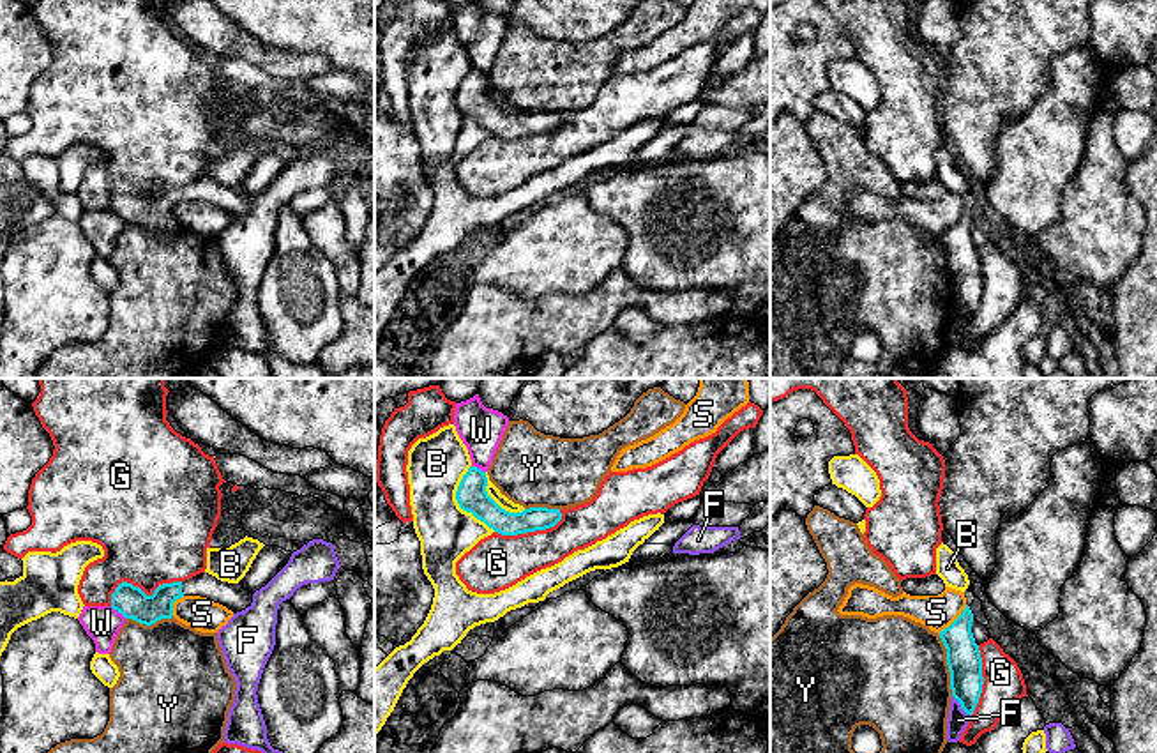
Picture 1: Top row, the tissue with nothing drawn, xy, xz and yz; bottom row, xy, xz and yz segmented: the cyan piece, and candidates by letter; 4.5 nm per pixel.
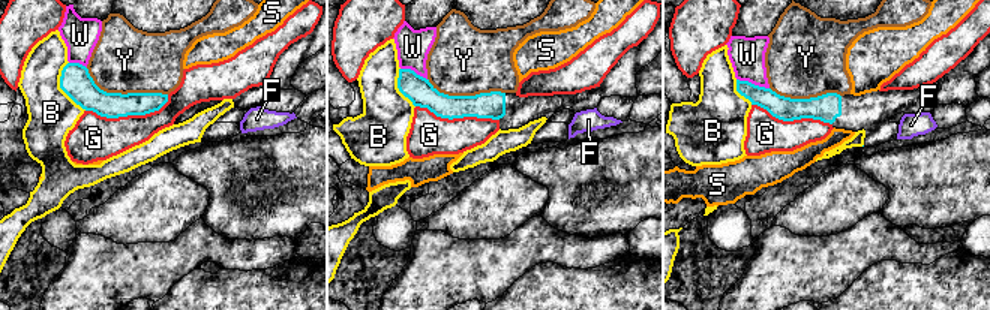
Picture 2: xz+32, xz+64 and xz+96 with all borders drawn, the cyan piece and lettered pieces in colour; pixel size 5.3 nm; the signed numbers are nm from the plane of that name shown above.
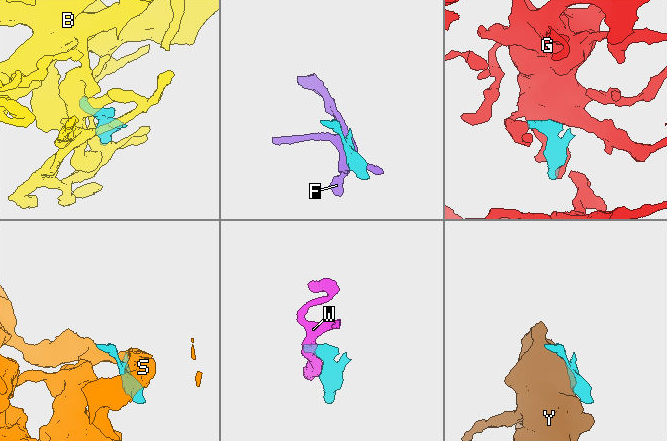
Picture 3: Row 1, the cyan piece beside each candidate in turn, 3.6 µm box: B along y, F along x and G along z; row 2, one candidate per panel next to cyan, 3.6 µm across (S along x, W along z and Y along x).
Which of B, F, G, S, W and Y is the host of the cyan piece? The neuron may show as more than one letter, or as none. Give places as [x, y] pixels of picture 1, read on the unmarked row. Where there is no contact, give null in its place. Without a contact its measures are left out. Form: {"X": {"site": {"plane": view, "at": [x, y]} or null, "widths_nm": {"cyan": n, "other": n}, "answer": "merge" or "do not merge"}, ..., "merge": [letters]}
{"B": {"site": {"plane": "xz", "at": [458, 106]}, "widths_nm": {"cyan": 140, "other": 260}, "answer": "do not merge"}, "F": {"site": {"plane": "yz", "at": [961, 310]}, "widths_nm": {"cyan": 160, "other": 100}, "answer": "do not merge"}, "G": {"site": {"plane": "xy", "at": [140, 193]}, "widths_nm": {"cyan": 150, "other": 440}, "answer": "do not merge"}, "S": {"site": {"plane": "yz", "at": [954, 225]}, "widths_nm": {"cyan": 160, "other": 160}, "answer": "do not merge"}, "W": {"site": {"plane": "xy", "at": [119, 216]}, "widths_nm": {"cyan": 150, "other": 160}, "answer": "do not merge"}, "Y": {"site": {"plane": "yz", "at": [947, 267]}, "widths_nm": {"cyan": 160, "other": 500}, "answer": "do not merge"}, "merge": []}

